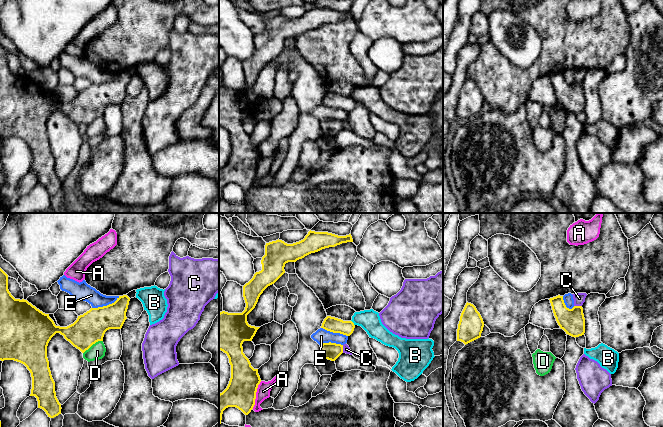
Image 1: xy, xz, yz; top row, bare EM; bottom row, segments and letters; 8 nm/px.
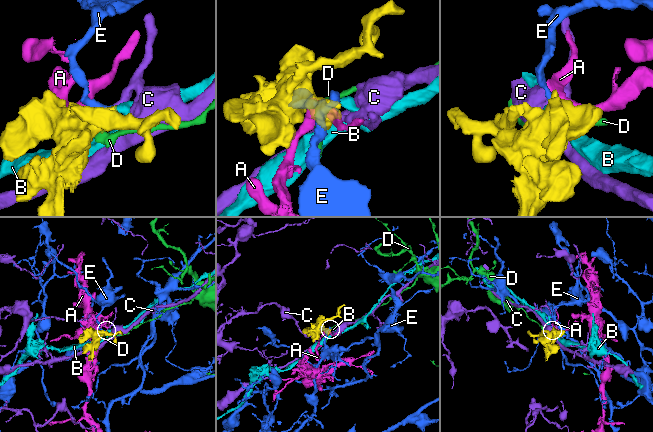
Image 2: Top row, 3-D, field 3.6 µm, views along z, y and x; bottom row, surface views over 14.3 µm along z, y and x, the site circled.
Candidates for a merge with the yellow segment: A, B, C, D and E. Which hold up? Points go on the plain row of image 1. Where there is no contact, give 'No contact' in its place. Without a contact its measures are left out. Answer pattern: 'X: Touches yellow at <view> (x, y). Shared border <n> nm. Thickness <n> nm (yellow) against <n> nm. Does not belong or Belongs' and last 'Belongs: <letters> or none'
A: Touches yellow at xz (255, 171). Shared border 240 nm. Thickness 240 nm (yellow) against 110 nm. Does not belong
B: Touches yellow at xz (353, 99). Shared border 50 nm. Thickness 120 nm (yellow) against 170 nm. Does not belong
C: Touches yellow at xz (342, 125). Shared border 60 nm. Thickness 140 nm (yellow) against 60 nm. Does not belong
D: Touches yellow at xy (92, 120). Shared border 190 nm. Thickness 260 nm (yellow) against 130 nm. Does not belong
E: Touches yellow at xy (105, 82). Shared border 240 nm. Thickness 260 nm (yellow) against 150 nm. Does not belong
Belongs: none

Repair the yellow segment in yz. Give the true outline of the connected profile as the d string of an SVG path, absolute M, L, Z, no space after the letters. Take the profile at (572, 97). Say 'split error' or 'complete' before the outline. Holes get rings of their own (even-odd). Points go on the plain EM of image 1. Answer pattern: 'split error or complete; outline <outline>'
complete; outline M563 72L550 74L550 79L556 97L566 110L579 113L585 109L585 94L582 82L574 82L572 85L566 83Z

